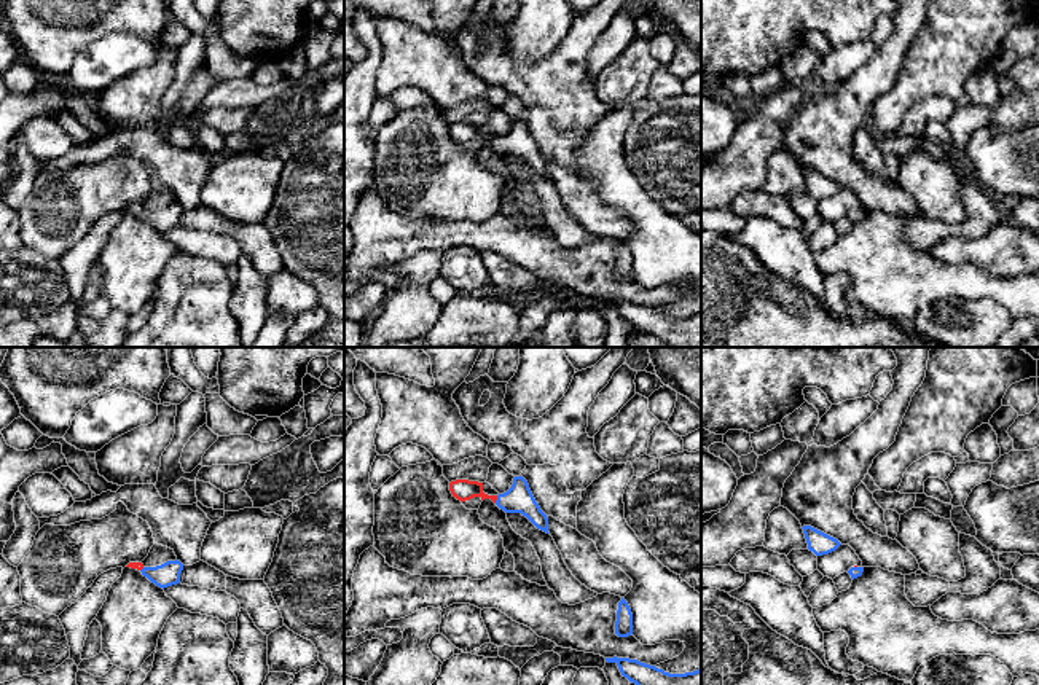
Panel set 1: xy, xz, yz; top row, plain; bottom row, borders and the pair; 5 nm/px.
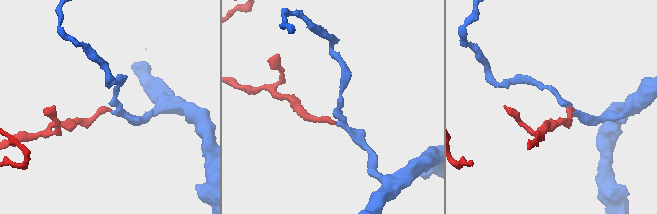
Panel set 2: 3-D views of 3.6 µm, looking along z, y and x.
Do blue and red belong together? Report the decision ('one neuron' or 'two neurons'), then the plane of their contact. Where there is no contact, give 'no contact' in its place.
one neuron; meets blue in xz

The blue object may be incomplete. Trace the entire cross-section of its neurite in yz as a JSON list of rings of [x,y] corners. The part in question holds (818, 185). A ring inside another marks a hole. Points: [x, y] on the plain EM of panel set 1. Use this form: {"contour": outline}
{"contour": [[[803,169],[802,172],[808,186],[808,193],[813,194],[816,199],[829,198],[841,188],[837,182],[811,169]]]}

